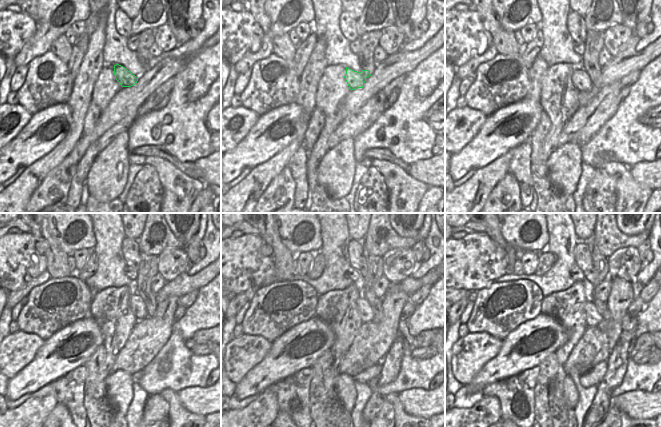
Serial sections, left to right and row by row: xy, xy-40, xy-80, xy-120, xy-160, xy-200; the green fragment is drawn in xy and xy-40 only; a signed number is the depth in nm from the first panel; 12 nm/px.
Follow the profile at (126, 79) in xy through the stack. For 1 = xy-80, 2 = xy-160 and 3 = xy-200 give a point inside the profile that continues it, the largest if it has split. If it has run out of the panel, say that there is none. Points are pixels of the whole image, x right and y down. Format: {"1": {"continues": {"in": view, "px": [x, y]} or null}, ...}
{"1": {"continues": {"in": "xy-80", "px": [583, 80]}}, "2": {"continues": {"in": "xy-160", "px": [370, 310]}}, "3": {"continues": {"in": "xy-200", "px": [597, 314]}}}

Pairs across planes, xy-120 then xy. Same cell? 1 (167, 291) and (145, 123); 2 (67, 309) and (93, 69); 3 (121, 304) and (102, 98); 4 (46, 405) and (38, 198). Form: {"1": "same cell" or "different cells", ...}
{"1": "different cells", "2": "different cells", "3": "same cell", "4": "different cells"}

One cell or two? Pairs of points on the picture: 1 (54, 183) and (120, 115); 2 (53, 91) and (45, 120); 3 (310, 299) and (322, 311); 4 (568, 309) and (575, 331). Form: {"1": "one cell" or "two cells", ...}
{"1": "one cell", "2": "two cells", "3": "two cells", "4": "one cell"}

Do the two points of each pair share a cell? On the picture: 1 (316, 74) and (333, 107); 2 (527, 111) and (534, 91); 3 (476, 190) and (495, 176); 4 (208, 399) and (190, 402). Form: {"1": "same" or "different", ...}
{"1": "different", "2": "different", "3": "same", "4": "same"}

